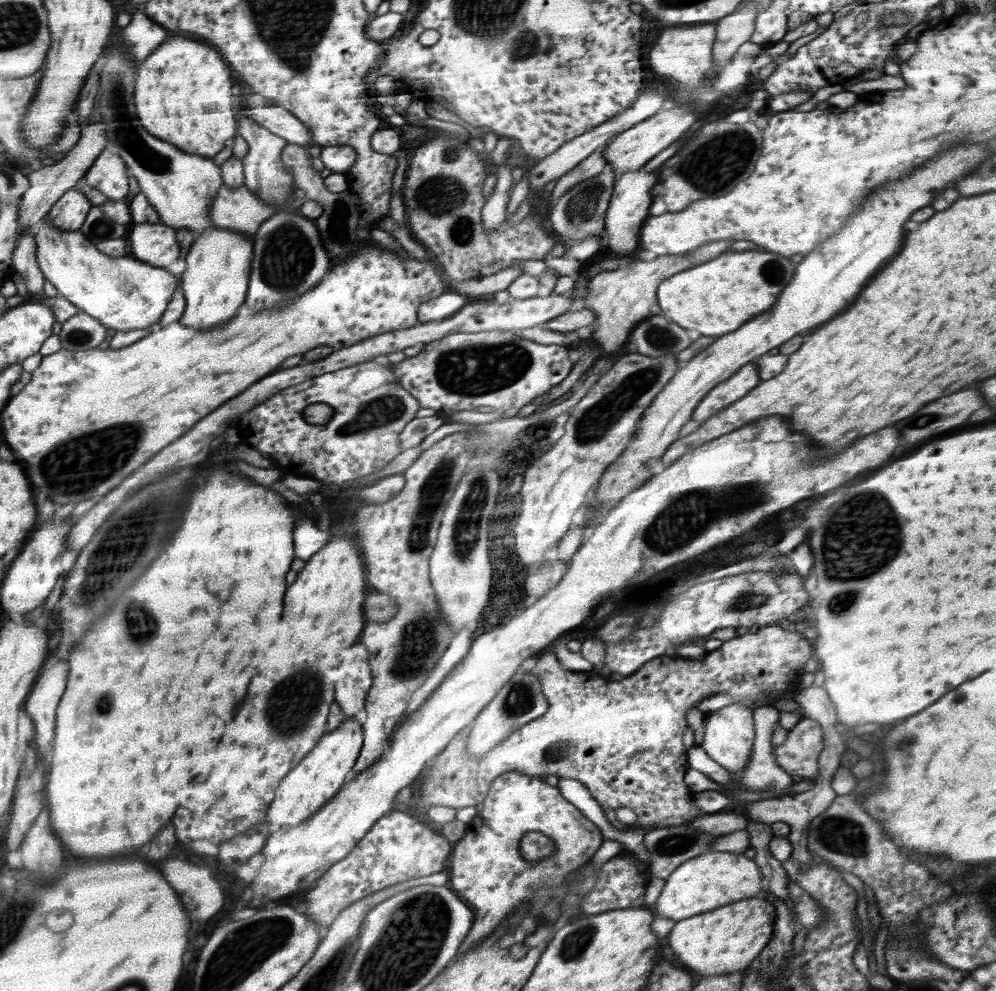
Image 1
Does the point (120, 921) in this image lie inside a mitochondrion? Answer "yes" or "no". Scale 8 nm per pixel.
no

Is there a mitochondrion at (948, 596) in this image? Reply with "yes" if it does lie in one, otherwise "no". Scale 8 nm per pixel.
no

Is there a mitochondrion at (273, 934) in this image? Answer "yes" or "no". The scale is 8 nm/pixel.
yes

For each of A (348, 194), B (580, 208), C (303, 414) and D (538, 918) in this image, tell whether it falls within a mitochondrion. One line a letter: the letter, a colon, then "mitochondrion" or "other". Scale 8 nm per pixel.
A: other
B: mitochondrion
C: other
D: mitochondrion

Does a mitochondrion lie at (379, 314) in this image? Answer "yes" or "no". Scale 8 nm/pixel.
no

